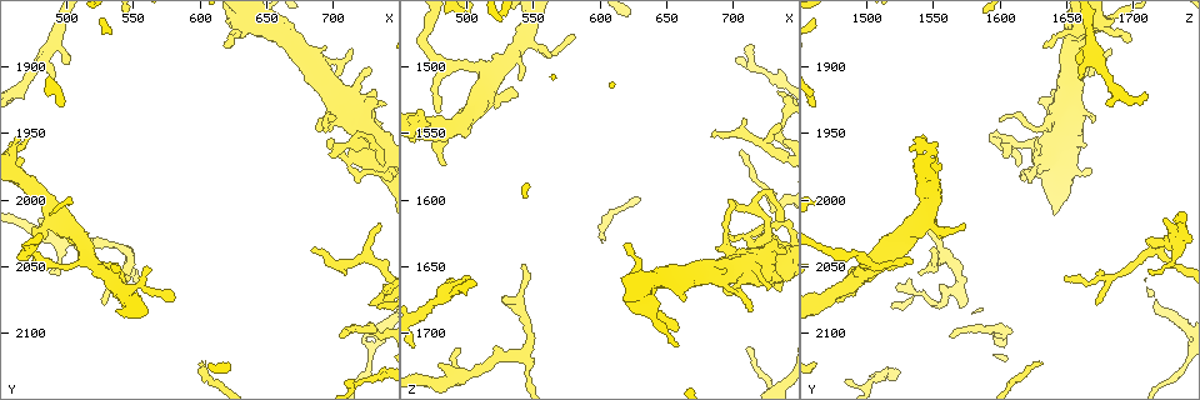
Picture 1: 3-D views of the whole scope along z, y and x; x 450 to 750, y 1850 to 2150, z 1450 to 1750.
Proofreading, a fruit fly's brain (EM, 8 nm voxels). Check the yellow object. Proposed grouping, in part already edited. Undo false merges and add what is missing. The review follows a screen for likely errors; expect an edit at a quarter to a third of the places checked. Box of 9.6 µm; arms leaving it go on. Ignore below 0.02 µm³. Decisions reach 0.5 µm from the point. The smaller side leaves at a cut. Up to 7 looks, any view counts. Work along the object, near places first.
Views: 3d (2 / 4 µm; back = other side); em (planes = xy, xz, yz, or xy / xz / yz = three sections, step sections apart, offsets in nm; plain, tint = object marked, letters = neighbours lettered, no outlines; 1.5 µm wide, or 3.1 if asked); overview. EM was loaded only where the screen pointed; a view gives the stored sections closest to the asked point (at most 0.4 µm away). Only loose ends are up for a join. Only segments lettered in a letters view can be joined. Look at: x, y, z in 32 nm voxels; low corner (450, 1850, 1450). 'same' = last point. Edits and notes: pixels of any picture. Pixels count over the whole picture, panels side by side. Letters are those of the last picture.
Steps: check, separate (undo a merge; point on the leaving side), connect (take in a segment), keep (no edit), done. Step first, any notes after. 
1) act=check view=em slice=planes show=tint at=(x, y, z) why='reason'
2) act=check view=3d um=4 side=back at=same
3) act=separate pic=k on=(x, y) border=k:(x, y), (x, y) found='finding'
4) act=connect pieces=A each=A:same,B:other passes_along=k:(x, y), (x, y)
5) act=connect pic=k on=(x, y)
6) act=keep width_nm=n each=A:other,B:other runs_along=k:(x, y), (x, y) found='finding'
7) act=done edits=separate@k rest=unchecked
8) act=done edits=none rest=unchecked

act=check view=3d um=4 side=back at=(492, 2054, 1712) why='thin end'

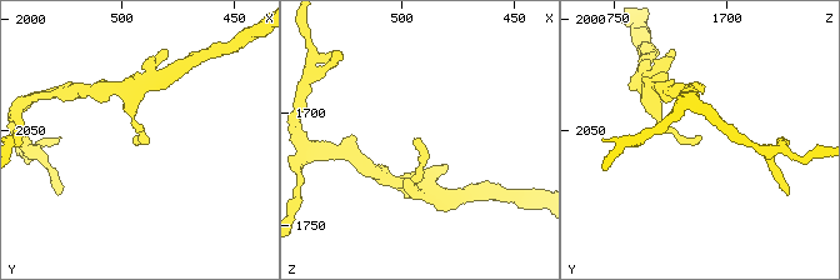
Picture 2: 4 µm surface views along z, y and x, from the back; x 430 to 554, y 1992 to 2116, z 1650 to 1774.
act=check view=em slice=planes show=letters at=(491, 2053, 1711)

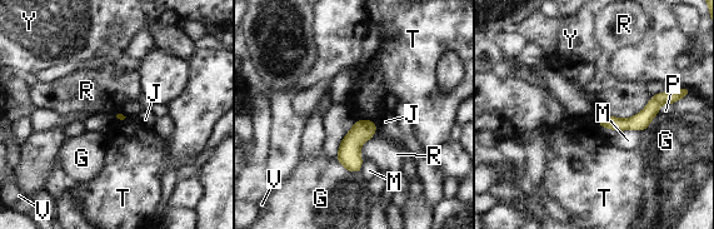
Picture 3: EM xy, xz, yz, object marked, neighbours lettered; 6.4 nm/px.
act=keep each=G:other,J:other,M:other,P:other,R:other,T:other,V:other,Y:other runs_along=3:(667, 98), (637, 123), (602, 123) found='no lettered segment goes on from it'

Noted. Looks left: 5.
act=check view=em slice=planes show=letters at=(544, 2058, 1650) why='thin end'

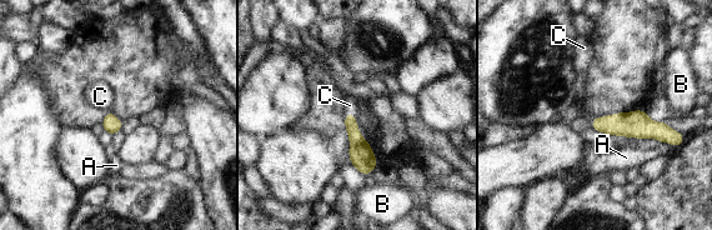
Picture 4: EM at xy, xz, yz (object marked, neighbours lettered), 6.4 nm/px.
act=connect pic=4 on=(350, 105) each=A:other,B:other,C:same passes_along=4:(360, 150), (349, 114), (350, 105) found='it goes on there'

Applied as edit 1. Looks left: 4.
act=check view=overview why='see it whole again'

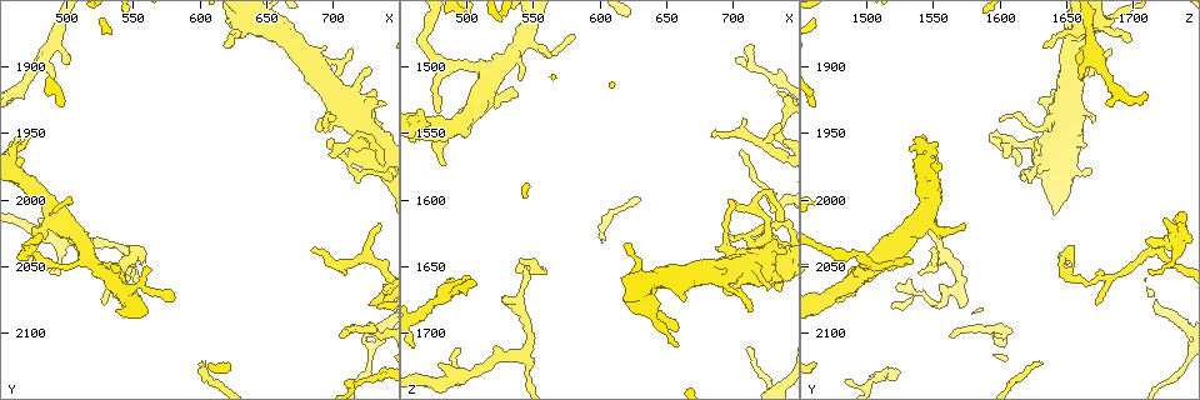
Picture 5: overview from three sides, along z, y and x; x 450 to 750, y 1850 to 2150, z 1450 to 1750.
act=check view=3d um=4 side=back at=(470, 1952, 1542) why='free end'

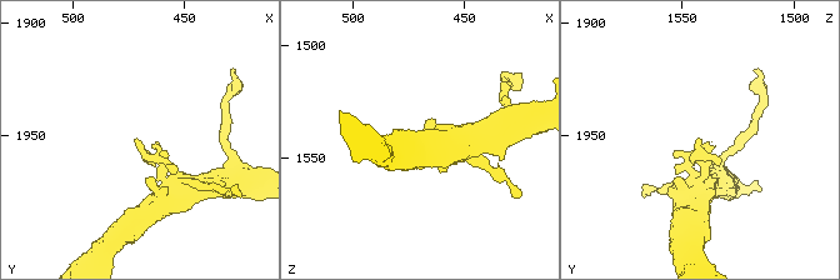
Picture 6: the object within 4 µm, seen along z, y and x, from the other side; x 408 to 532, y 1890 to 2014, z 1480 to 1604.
act=check view=em slice=xy step=4 show=letters at=(472, 1951, 1543)

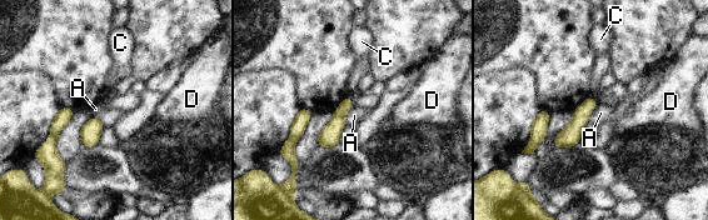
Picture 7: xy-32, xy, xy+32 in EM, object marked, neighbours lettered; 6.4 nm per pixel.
act=keep each=A:other,C:other,D:other border=7:(597, 104), (587, 123) found='none of them fits'

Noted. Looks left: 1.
act=done edits=connect@4 rest=unchecked

